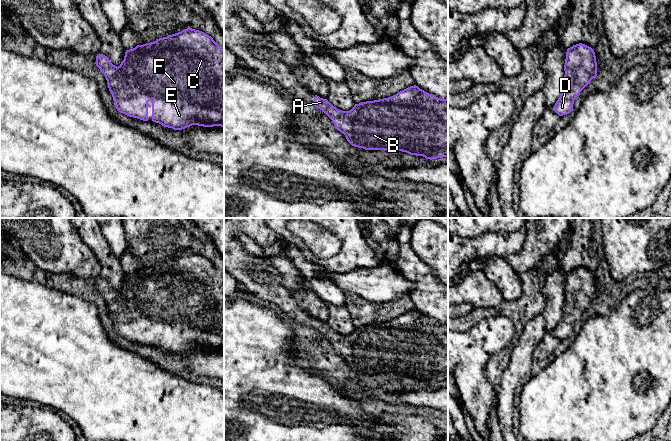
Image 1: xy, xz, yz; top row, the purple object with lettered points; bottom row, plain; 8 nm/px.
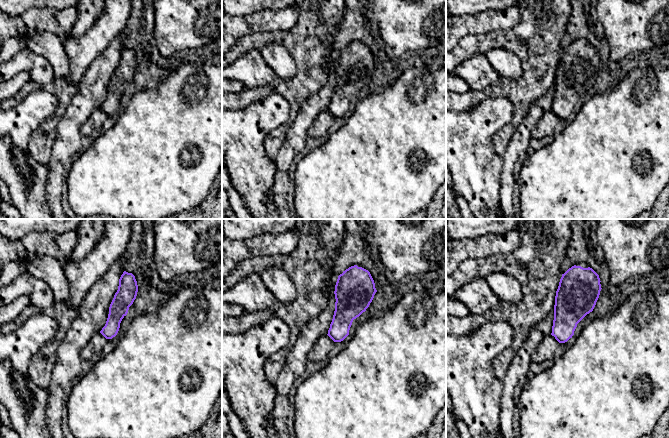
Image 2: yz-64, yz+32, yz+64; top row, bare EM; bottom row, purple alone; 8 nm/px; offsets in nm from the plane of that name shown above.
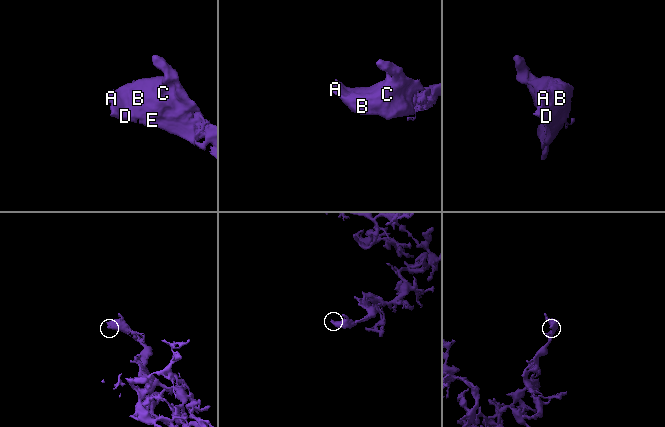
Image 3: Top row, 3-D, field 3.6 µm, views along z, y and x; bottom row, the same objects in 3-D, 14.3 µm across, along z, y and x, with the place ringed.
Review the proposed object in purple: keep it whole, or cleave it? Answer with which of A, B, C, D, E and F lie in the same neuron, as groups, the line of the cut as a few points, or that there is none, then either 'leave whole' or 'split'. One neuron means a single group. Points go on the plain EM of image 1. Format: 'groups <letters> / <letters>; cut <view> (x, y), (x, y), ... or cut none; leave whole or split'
groups A B C D E F; cut none; leave whole

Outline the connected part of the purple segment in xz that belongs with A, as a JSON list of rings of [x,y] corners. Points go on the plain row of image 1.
[[[416,309],[388,322],[355,328],[349,335],[339,334],[317,319],[313,329],[332,344],[352,370],[365,374],[392,373],[430,384],[448,381],[448,322],[438,322]]]

